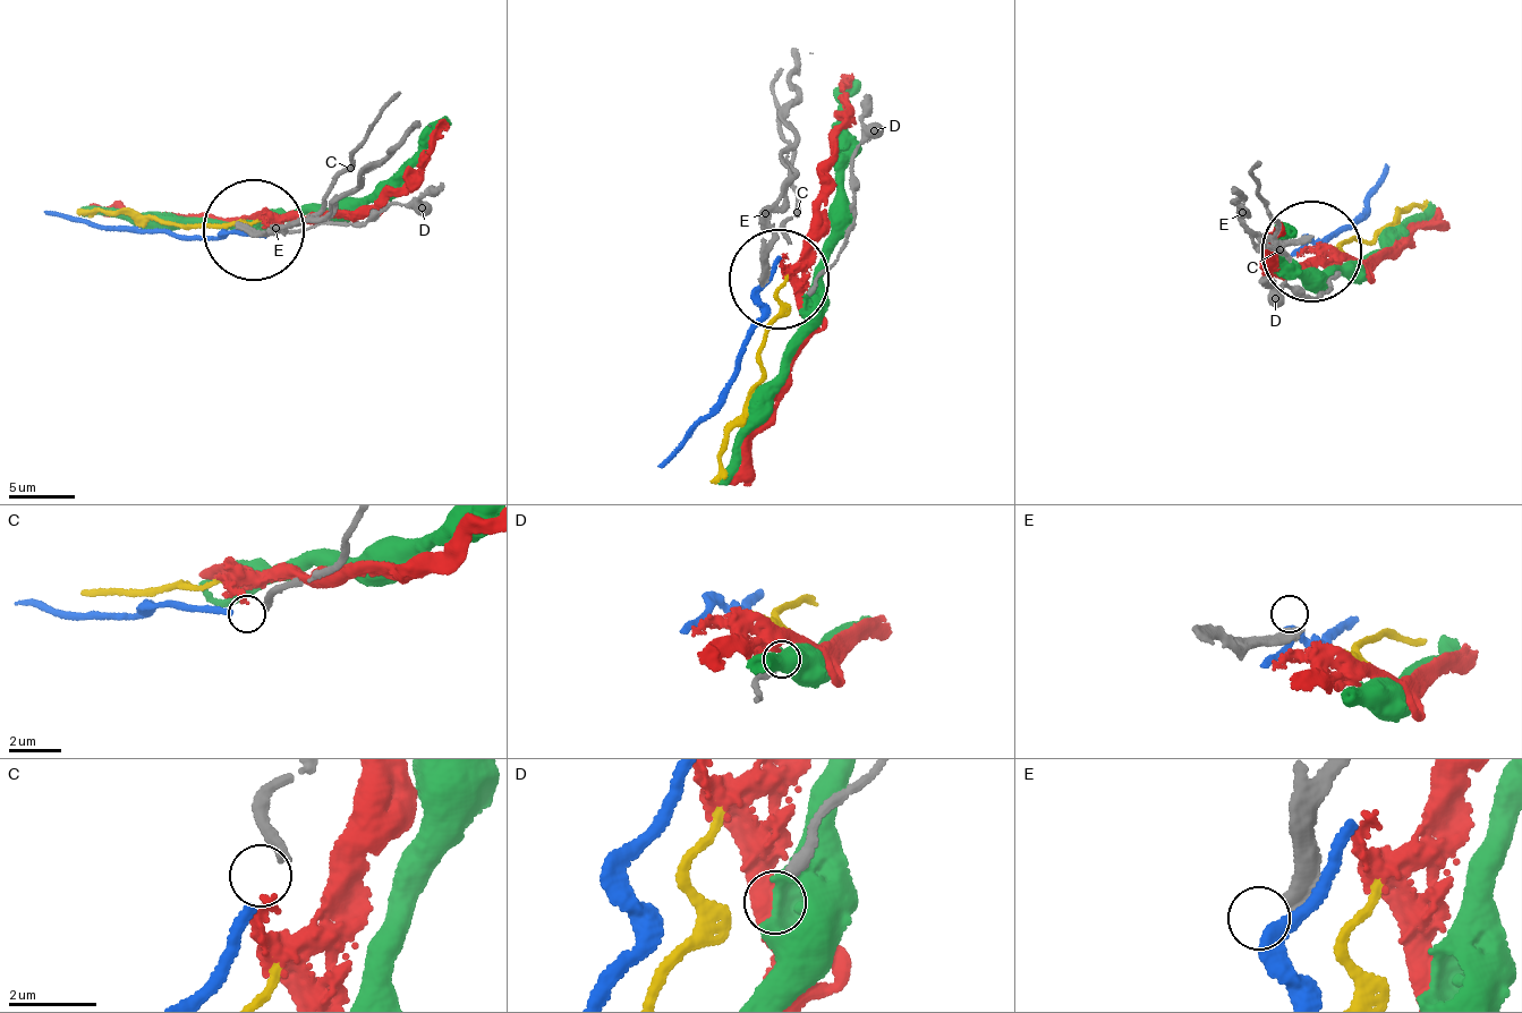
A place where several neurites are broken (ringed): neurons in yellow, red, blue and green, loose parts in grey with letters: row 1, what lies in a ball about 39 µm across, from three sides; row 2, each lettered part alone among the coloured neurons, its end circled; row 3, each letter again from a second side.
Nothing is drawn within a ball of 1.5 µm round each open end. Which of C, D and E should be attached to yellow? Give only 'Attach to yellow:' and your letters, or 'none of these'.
Attach to yellow: none of these

